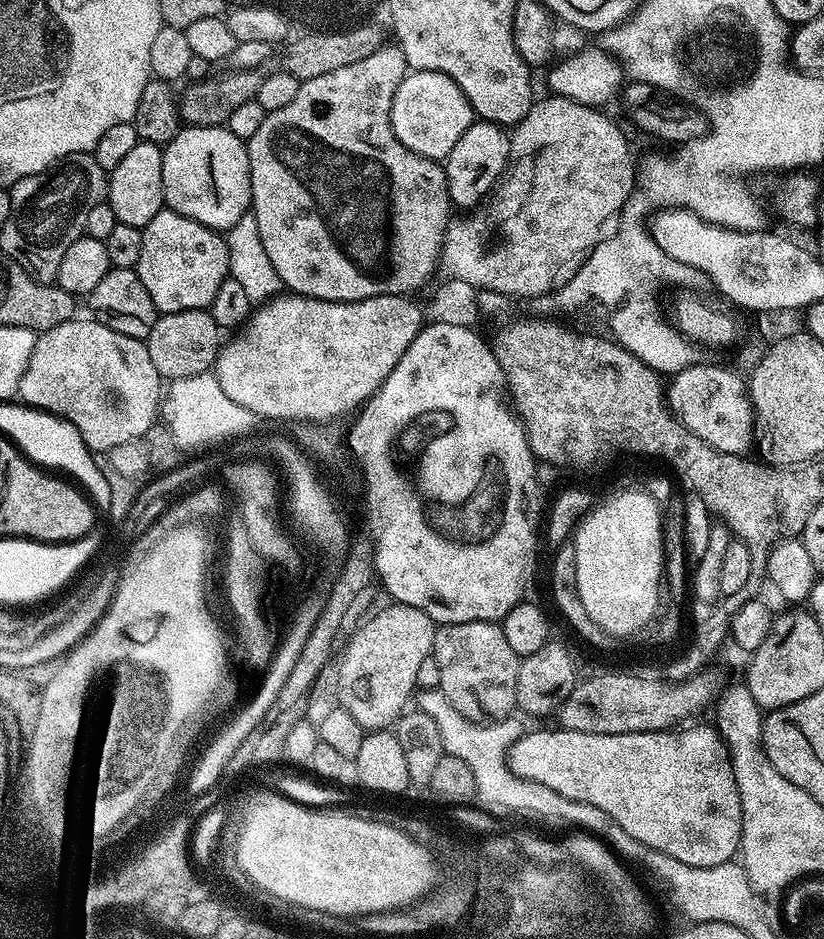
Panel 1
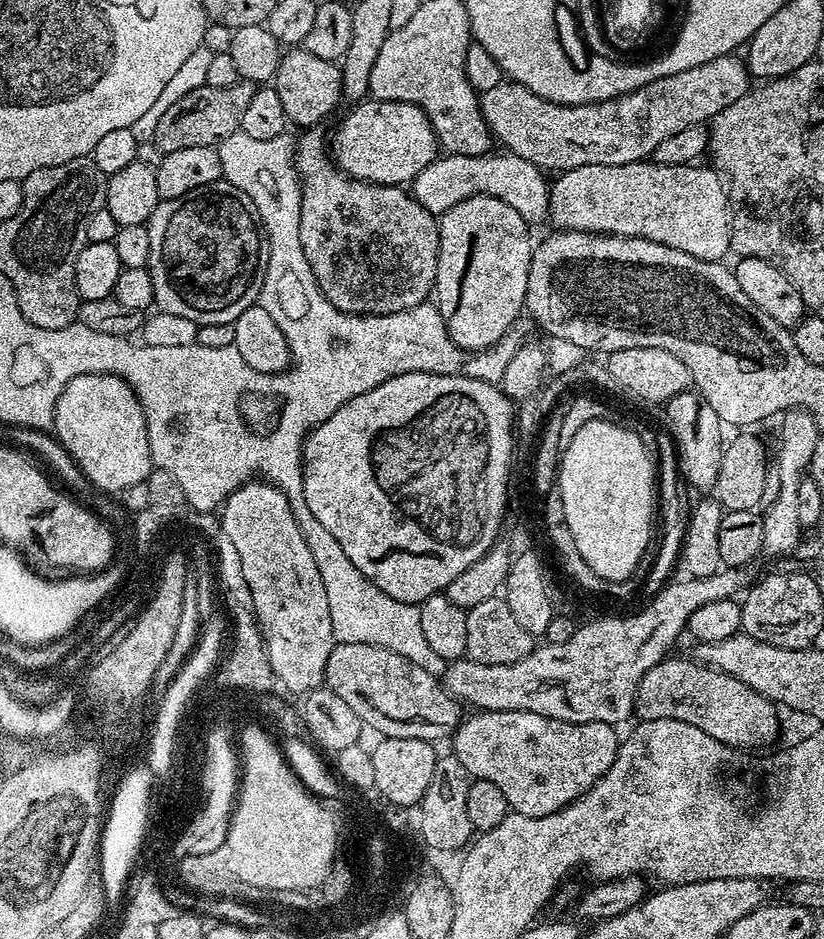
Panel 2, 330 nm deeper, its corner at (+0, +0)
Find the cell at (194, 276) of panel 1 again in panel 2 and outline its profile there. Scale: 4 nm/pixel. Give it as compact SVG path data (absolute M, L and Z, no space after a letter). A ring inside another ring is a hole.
M221 178L198 190L190 190L185 196L179 196L173 200L161 200L152 217L148 219L147 226L150 230L150 258L147 269L150 278L154 278L155 307L159 311L188 318L197 325L232 324L238 318L238 314L242 314L242 310L246 310L251 304L259 301L263 278L268 269L268 236L265 234L260 221L258 206L254 206L254 202L250 202L249 196L242 194L242 190L238 190L238 186L230 186L228 180Z

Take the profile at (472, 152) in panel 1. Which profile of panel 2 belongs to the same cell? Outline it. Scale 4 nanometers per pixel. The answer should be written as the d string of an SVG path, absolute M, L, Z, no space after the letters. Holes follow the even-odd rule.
M475 195L458 202L457 205L451 206L448 210L438 216L440 225L440 249L438 250L438 270L436 271L436 287L434 289L434 303L439 308L442 318L446 322L446 330L450 334L452 341L459 348L467 348L470 352L478 352L482 348L491 348L498 343L503 336L509 335L512 323L519 318L520 312L525 311L524 299L526 298L526 282L530 274L530 262L532 261L532 250L534 239L528 231L530 225L523 220L518 210L508 206L502 198L496 198L489 195Z

